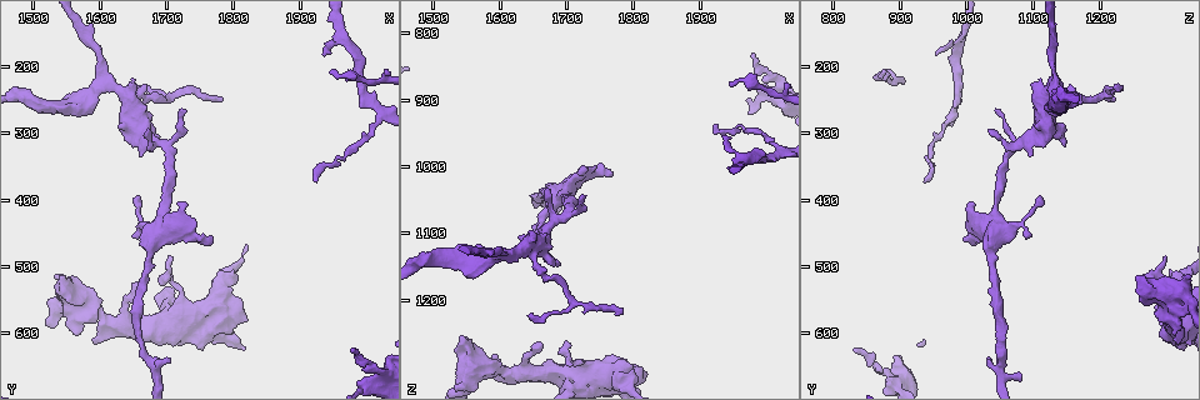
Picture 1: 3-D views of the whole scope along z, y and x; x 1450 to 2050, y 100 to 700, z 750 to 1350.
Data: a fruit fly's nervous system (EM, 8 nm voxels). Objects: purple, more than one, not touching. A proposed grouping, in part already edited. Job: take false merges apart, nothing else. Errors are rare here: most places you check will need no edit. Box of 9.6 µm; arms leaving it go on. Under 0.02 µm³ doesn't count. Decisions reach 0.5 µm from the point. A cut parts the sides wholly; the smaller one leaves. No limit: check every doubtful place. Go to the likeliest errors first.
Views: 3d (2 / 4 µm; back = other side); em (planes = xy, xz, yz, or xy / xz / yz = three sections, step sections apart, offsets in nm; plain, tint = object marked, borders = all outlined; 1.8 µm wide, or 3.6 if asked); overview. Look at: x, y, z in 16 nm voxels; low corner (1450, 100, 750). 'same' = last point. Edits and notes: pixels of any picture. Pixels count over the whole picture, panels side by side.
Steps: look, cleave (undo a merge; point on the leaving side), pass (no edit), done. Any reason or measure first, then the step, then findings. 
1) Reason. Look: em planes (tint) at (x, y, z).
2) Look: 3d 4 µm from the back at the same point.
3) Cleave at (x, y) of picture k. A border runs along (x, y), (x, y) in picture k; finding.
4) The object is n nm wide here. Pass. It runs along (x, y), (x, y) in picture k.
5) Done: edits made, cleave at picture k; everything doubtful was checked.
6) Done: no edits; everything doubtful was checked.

Thick turns thin. Look: em 3.6 µm planes (tint) at (1720, 565, 1325).

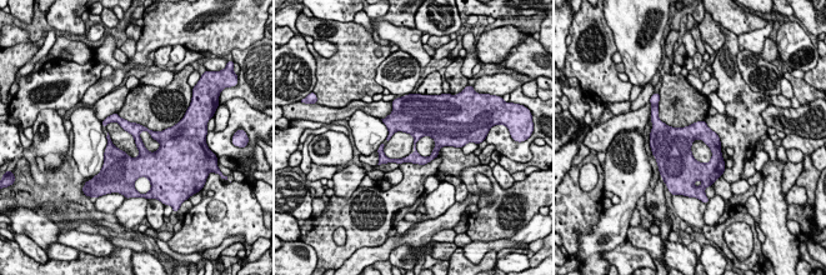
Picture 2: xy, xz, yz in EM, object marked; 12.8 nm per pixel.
Pass. It runs along (170, 136), (151, 161), (106, 160) in picture 2; one neuron here.

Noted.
Abrupt turn. Look: 3d 4 µm at (1710, 325, 1065).

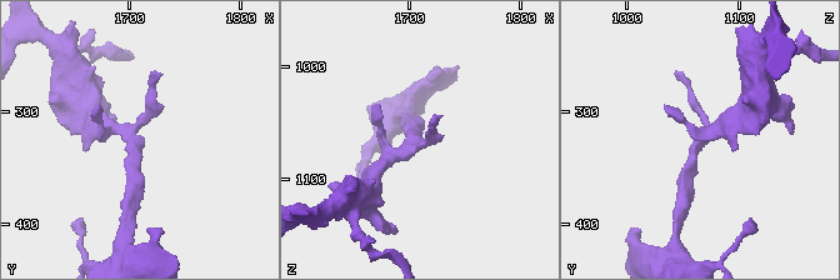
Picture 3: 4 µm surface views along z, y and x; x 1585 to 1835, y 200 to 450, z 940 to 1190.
Look: em planes (tint) at (1710, 328, 1068).

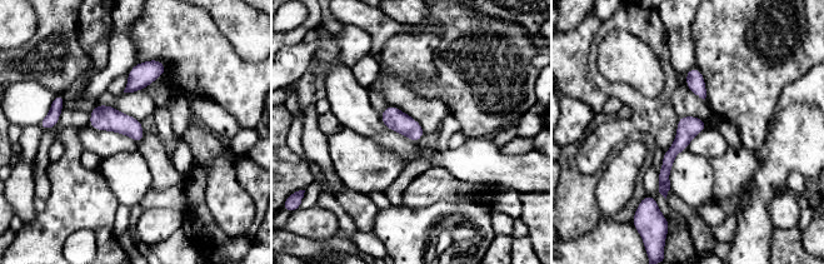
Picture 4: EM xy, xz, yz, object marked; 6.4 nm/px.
Pass. It runs along (695, 120), (668, 158), (664, 192) in picture 4; one neuron here.

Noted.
Touches itself. Look: em 3.6 µm yz step 16 (tint) at (1775, 545, 1305).

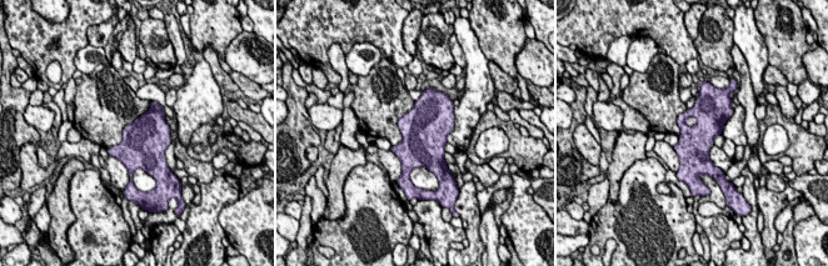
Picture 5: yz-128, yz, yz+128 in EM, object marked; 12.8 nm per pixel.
Another direction. Look: em 3.6 µm planes (tint) at the same point.

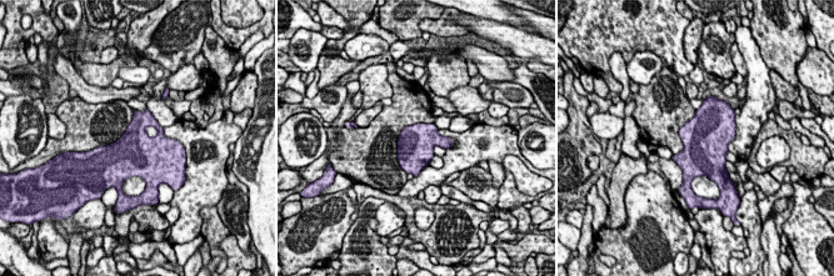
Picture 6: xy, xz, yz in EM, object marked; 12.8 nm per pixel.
The object is 480 nm wide here. Pass. Continuous, no second neuron.

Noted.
Thin neck. Look: em 3.6 µm planes (tint) at (1575, 550, 1305).

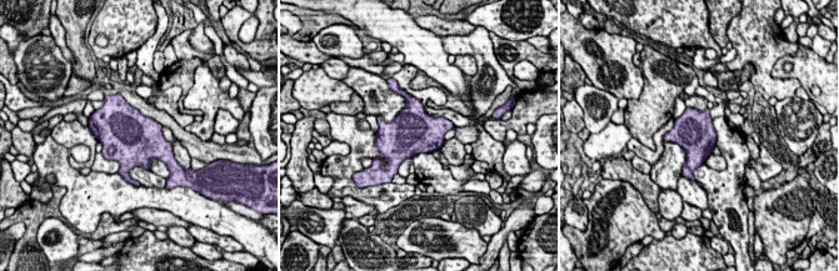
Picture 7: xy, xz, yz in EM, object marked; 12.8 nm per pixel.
Pass. All the same neuron.

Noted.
Done: no edits; everything doubtful was checked.

